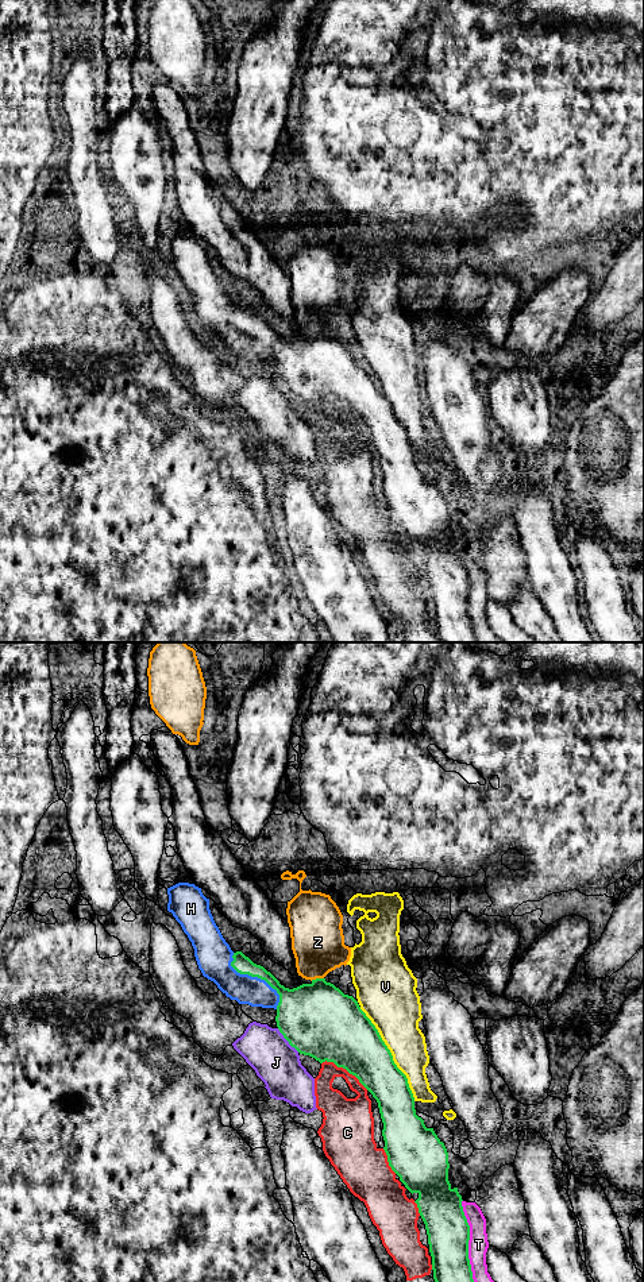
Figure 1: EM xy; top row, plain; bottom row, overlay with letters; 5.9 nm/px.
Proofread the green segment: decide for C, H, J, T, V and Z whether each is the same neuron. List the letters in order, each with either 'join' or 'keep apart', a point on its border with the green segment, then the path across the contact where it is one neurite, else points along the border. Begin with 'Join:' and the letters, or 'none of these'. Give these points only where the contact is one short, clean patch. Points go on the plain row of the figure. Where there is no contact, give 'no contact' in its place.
Join: H
C: keep apart; contact xy (344, 420)
H: join; contact xy (257, 328)
J: keep apart; contact xy (286, 392)
T: keep apart; contact xy (467, 597)
V: keep apart; contact xy (390, 406)
Z: keep apart; contact xy (316, 331)

